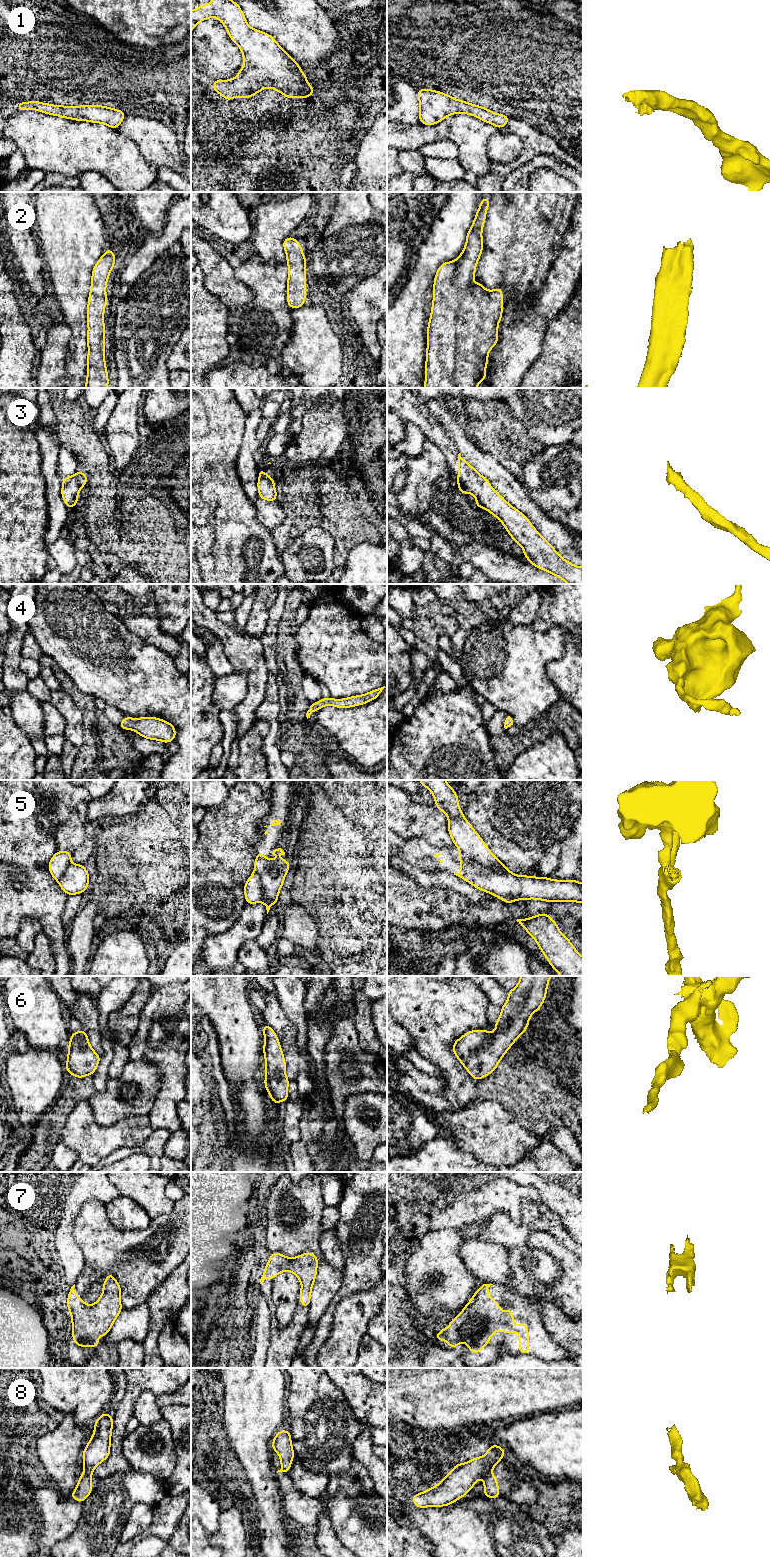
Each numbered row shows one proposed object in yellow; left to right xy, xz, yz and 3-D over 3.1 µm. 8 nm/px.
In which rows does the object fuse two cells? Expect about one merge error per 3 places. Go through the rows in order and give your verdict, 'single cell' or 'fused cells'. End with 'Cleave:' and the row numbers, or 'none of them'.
1: single cell
2: single cell
3: single cell
4: single cell
5: fused cells
6: single cell
7: single cell
8: fused cells
Cleave: 5, 8

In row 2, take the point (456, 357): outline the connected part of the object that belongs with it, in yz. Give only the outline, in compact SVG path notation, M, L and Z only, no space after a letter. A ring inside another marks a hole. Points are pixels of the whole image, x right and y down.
M482 198L461 255L438 268L433 281L433 303L427 328L425 385L423 388L476 388L487 378L488 353L498 341L503 295L500 286L488 291L480 282L472 285L477 262L482 254L482 229L490 198Z

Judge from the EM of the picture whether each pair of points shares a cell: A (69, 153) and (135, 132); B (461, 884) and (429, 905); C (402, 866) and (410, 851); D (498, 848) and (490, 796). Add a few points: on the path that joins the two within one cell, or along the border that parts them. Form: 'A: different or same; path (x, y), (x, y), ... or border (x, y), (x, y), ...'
A: different; border (115, 129), (129, 138), (140, 152)
B: different; border (429, 887), (451, 888), (472, 903)
C: different; border (397, 856), (417, 867), (427, 870)
D: different; border (484, 806), (490, 822), (507, 839), (513, 842)

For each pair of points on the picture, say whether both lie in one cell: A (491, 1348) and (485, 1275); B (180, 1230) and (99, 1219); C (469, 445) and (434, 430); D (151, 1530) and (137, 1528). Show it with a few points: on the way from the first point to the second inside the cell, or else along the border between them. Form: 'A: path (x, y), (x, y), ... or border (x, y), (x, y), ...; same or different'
A: border (509, 1280), (507, 1284), (482, 1285); different
B: path (160, 1238), (118, 1238); same
C: border (433, 415), (446, 435); different
D: border (153, 1506), (152, 1521), (139, 1534), (125, 1541); different

